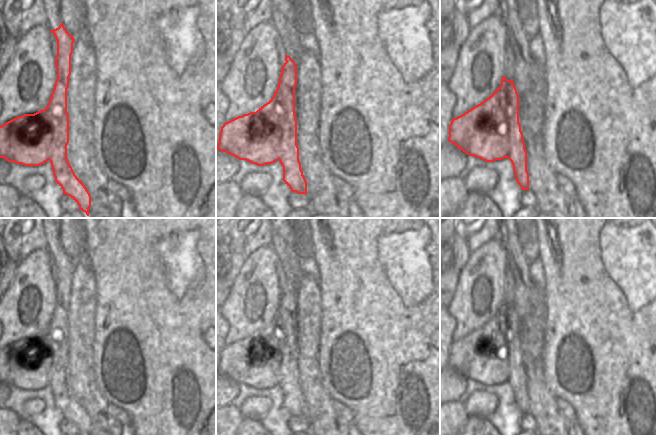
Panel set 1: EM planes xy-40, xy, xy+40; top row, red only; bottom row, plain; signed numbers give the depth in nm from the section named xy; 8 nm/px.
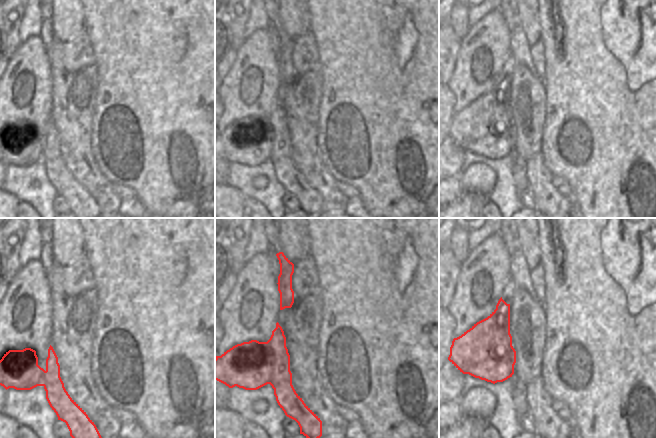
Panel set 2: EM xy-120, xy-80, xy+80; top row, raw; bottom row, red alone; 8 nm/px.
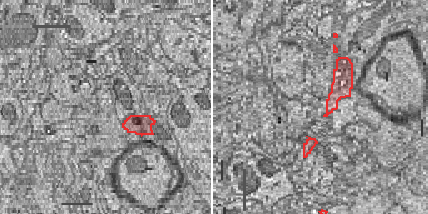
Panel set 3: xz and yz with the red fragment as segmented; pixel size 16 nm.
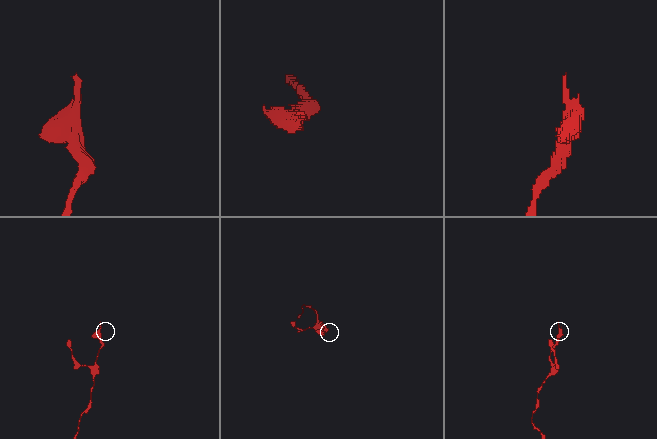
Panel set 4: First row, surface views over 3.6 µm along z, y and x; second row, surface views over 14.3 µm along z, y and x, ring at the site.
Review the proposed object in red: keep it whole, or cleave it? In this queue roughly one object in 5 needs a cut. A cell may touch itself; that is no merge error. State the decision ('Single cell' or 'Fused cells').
Fused cells

